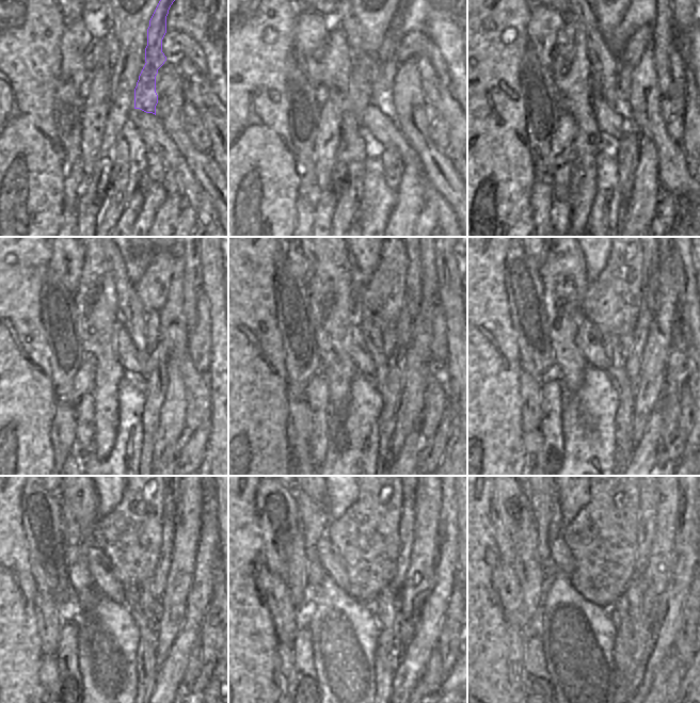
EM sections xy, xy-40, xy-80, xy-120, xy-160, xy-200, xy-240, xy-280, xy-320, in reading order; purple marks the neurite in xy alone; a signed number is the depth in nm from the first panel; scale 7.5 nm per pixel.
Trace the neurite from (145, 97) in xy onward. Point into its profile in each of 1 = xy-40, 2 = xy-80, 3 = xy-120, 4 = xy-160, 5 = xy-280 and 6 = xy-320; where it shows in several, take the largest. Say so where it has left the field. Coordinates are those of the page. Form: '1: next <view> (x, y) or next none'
1: next xy-40 (383, 85)
2: next xy-80 (623, 107)
3: next xy-120 (152, 320)
4: next xy-160 (388, 335)
5: next xy-280 (387, 606)
6: next xy-320 (631, 641)

